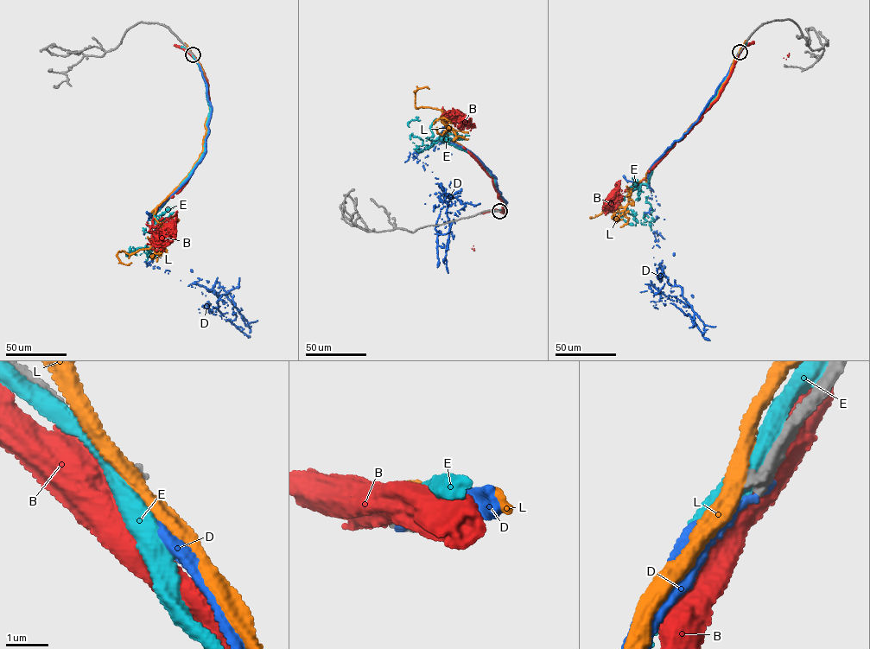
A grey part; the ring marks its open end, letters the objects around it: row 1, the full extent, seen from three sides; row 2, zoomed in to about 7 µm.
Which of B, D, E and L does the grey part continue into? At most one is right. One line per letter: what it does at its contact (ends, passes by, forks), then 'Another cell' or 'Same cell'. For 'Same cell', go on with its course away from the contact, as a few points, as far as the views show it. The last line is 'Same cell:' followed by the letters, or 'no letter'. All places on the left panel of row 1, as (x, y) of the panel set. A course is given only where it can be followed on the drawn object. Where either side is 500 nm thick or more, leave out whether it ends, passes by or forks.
B: Another cell
D: It ends there. Another cell
E: It passes by. Another cell
L: It passes by. Another cell
Same cell: no letter

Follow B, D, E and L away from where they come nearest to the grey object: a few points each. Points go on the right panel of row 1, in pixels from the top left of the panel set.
B: (740, 51), (717, 99), (649, 170), (640, 185), (617, 194), (615, 205), (609, 208), (608, 197), (619, 186)
D: (739, 52), (647, 176), (657, 203), (653, 257), (681, 286), (695, 326), (687, 305), (648, 287)
E: (740, 51), (717, 95), (639, 187), (638, 200), (650, 204), (653, 221), (635, 225), (618, 213)
L: (739, 52), (717, 97), (629, 189), (629, 202), (608, 210), (616, 213), (608, 206), (591, 216)

